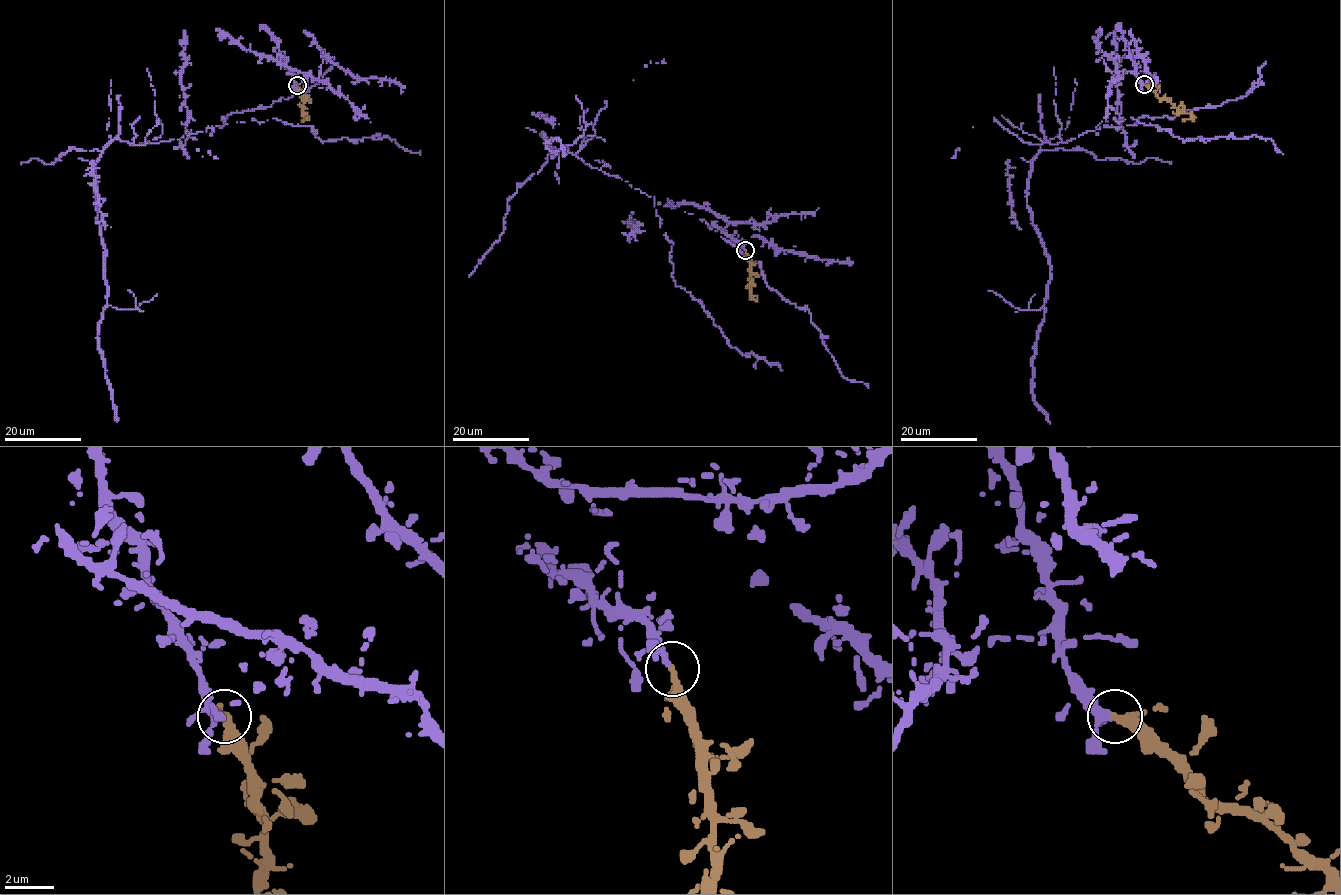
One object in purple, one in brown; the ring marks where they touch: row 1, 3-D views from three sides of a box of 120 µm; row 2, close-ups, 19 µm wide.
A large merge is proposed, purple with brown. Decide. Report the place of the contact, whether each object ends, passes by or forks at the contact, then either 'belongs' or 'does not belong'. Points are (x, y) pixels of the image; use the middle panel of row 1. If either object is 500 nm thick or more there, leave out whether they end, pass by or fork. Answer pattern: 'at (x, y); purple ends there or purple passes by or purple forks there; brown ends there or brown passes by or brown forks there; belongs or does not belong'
at (745, 250); purple forks there; brown passes by; belongs

